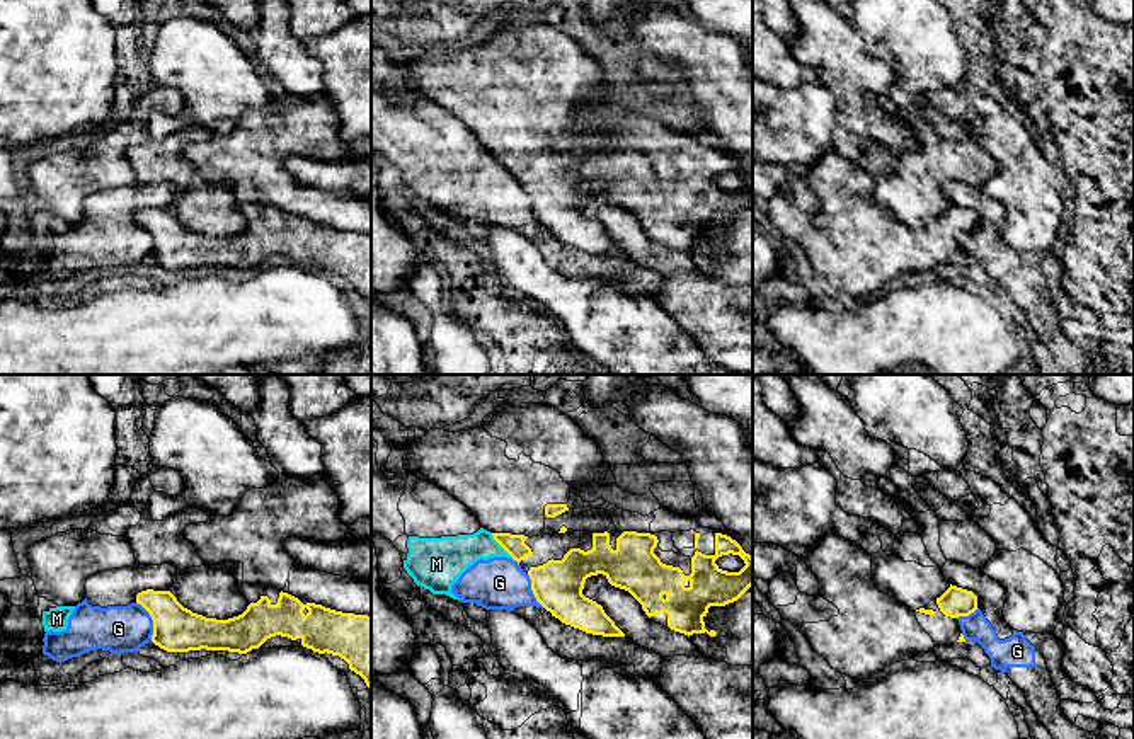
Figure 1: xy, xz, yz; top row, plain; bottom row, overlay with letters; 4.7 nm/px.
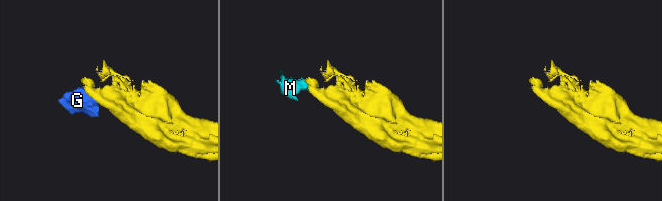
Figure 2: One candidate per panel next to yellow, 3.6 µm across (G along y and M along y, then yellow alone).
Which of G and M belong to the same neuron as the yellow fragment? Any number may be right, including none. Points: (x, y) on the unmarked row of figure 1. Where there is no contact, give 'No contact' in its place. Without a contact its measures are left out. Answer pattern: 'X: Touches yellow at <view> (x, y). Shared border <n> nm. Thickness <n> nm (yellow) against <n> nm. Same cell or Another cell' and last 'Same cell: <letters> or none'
G: Touches yellow at xy (152, 237). Shared border 200 nm. Thickness 220 nm (yellow) against 220 nm. Another cell
M: Touches yellow at xz (501, 164). Shared border 160 nm. Thickness 100 nm (yellow) against 190 nm. Another cell
Same cell: none

